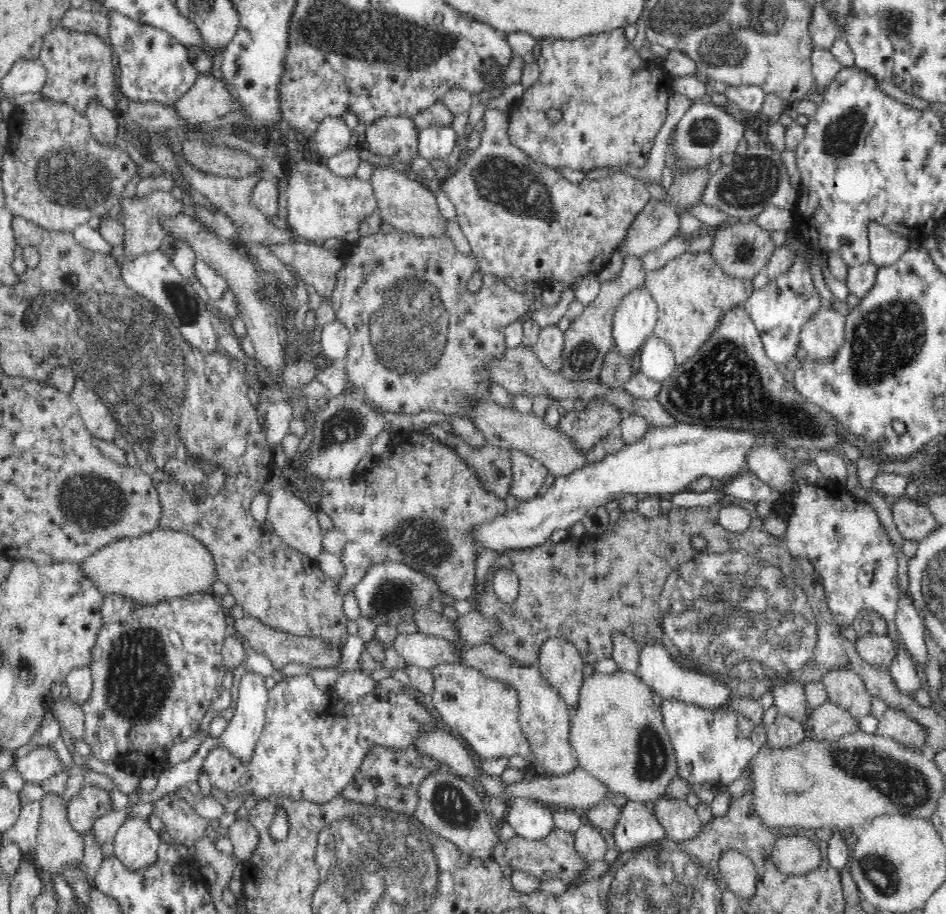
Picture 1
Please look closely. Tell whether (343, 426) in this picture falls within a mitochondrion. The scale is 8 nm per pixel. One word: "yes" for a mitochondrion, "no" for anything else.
yes

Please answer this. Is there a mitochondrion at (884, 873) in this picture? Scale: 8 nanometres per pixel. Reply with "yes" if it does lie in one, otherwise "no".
yes

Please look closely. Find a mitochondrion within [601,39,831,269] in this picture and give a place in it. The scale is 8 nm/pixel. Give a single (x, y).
(755, 181)

